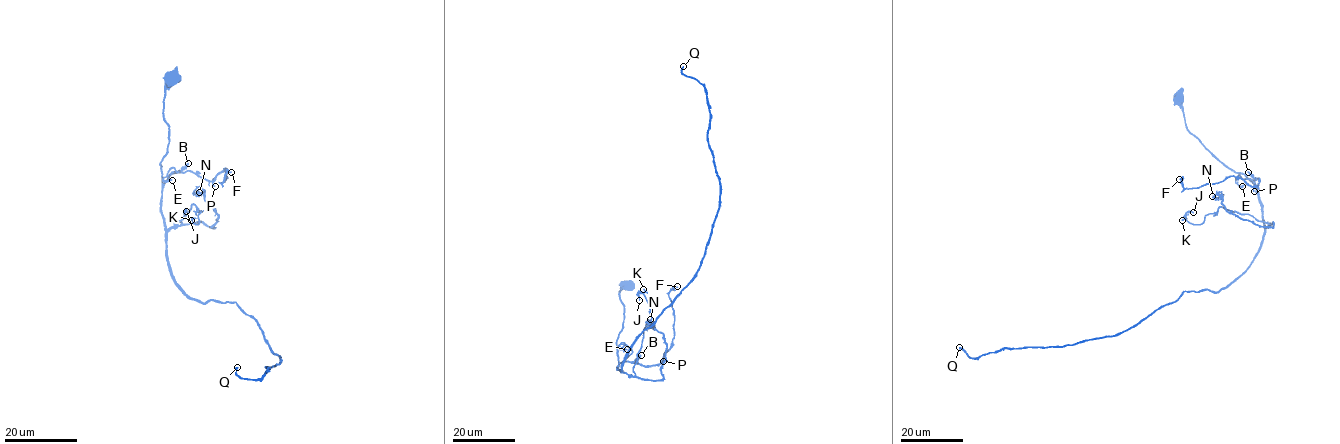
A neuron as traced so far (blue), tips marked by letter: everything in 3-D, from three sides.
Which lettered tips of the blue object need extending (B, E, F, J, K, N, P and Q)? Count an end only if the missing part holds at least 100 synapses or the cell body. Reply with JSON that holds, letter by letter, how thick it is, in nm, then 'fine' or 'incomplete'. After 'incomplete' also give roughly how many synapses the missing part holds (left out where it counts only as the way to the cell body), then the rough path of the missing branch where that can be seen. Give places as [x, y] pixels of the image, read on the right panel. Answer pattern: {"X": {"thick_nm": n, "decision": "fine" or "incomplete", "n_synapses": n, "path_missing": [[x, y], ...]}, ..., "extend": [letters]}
{"B": {"thick_nm": 320, "decision": "fine"}, "E": {"thick_nm": 180, "decision": "fine"}, "F": {"thick_nm": 160, "decision": "fine"}, "J": {"thick_nm": 140, "decision": "fine"}, "K": {"thick_nm": 120, "decision": "fine"}, "N": {"thick_nm": 200, "decision": "fine"}, "P": {"thick_nm": 130, "decision": "fine"}, "Q": {"thick_nm": 280, "decision": "incomplete", "n_synapses": 600}, "extend": ["Q"]}

